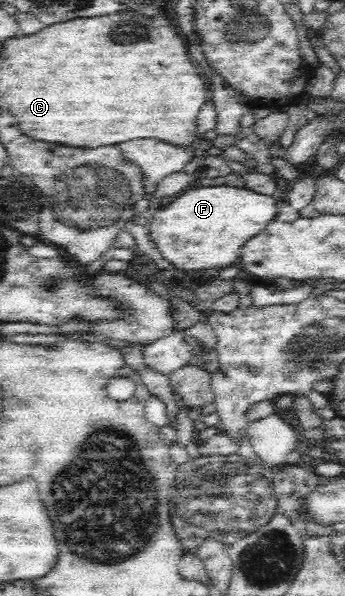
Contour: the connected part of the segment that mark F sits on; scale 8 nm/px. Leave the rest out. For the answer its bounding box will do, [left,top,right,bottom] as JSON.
[146,184,280,274]

